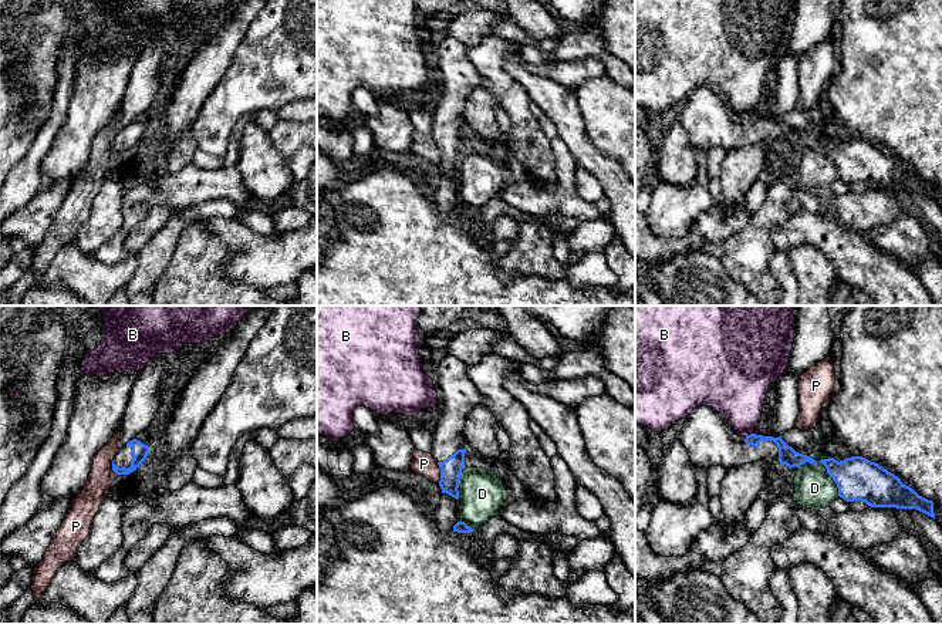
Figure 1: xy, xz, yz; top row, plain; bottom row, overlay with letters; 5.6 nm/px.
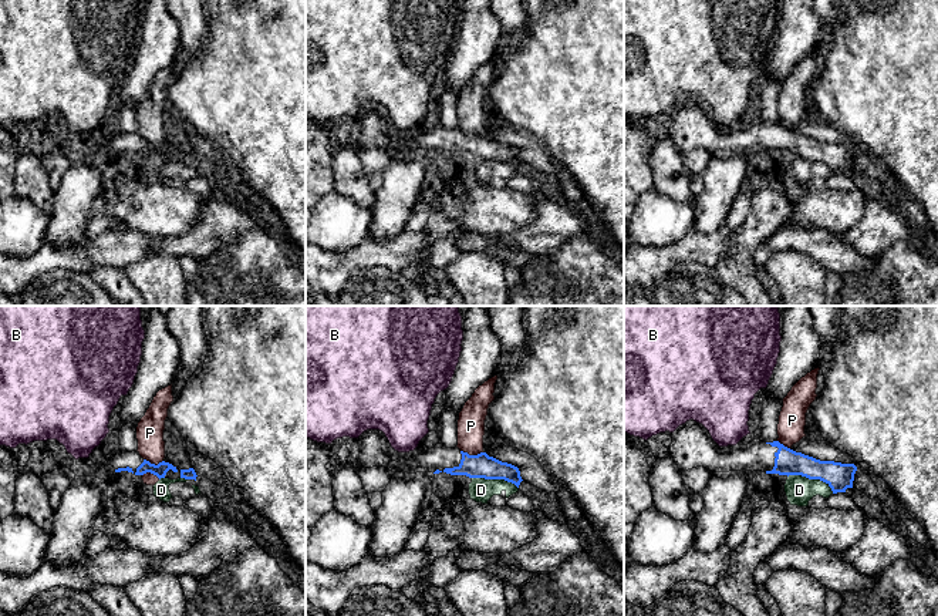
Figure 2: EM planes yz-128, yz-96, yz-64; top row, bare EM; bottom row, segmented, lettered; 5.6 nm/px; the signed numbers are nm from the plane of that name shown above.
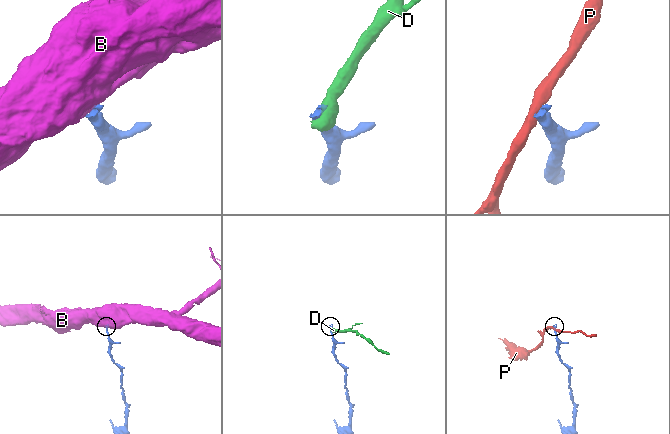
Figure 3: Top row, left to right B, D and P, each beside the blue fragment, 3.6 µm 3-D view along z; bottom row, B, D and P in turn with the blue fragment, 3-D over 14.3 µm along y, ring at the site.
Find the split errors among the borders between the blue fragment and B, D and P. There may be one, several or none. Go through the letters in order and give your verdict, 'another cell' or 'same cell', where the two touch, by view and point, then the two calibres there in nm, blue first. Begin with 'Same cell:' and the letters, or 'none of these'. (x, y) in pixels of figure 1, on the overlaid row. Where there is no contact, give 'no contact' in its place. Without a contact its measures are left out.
Same cell: none of these
B: another cell | yz (750, 434) | 100/300 nm
D: another cell | yz (827, 472) | 240/220 nm
P: another cell | xz (441, 472) | 120/130 nm

